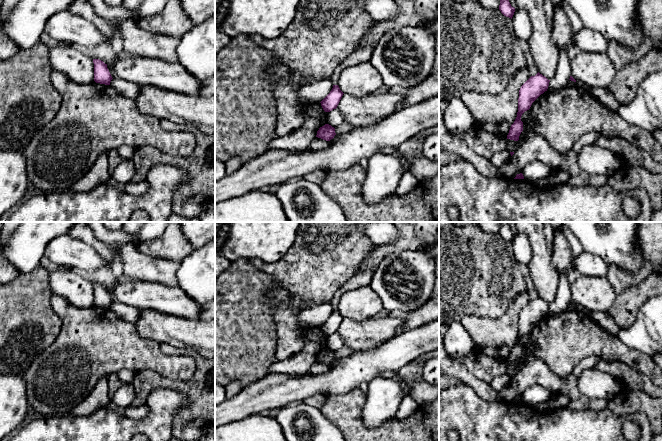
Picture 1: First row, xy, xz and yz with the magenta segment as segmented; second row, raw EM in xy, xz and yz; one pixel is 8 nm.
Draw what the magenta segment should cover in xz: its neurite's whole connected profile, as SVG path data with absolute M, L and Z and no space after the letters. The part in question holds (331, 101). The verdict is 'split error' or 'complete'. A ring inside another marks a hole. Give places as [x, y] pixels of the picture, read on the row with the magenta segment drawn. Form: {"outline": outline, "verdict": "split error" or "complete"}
{"outline": "M333 85L330 93L320 102L323 110L325 112L330 112L336 109L343 94L338 85Z", "verdict": "complete"}

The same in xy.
{"outline": "M93 59L94 63L94 81L96 83L110 85L111 80L113 79L108 68L107 64L99 59Z", "verdict": "complete"}

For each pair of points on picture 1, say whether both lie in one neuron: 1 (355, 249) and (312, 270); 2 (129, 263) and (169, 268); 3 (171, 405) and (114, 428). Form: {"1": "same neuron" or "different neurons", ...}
{"1": "same neuron", "2": "same neuron", "3": "same neuron"}

